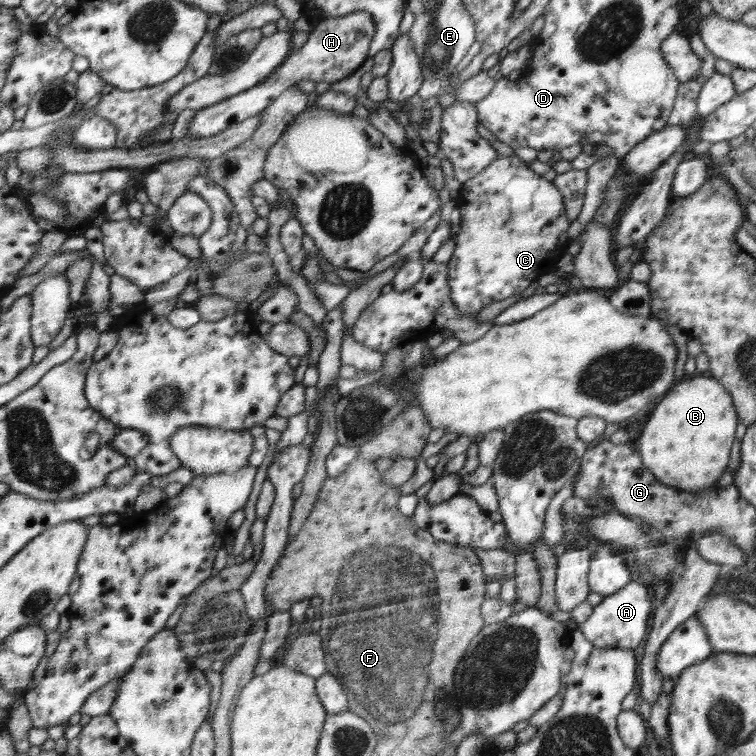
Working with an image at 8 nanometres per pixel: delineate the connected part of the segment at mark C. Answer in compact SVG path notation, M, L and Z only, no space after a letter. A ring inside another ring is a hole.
M516 155L498 156L478 175L461 184L460 231L455 239L454 252L449 260L449 284L454 305L460 313L478 313L496 300L504 300L514 294L528 293L537 279L556 270L560 256L566 254L569 221L564 214L564 200L552 182L536 178L536 174Z

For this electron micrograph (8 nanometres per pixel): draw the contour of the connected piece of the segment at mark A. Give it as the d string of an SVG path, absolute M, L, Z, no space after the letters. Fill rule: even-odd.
M630 581L618 592L605 596L593 607L590 616L578 624L578 628L598 648L635 649L646 636L650 610L652 610L652 600L648 594L648 586Z

